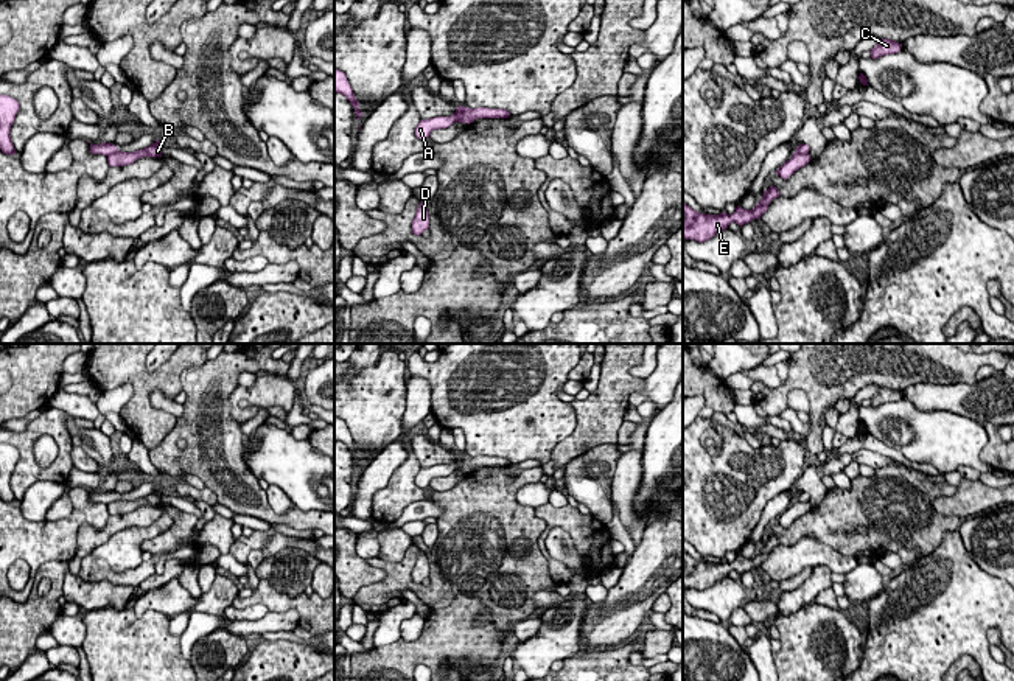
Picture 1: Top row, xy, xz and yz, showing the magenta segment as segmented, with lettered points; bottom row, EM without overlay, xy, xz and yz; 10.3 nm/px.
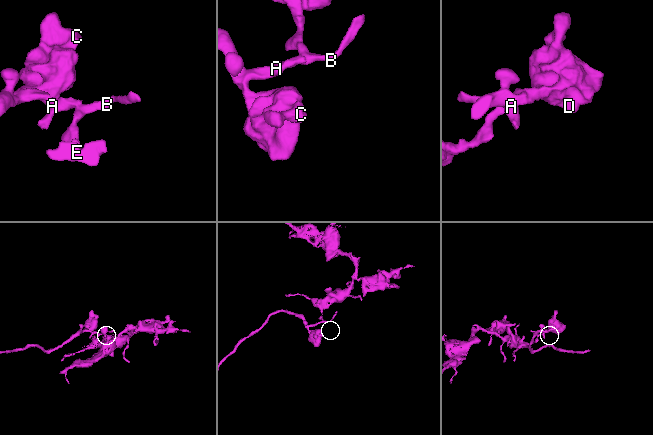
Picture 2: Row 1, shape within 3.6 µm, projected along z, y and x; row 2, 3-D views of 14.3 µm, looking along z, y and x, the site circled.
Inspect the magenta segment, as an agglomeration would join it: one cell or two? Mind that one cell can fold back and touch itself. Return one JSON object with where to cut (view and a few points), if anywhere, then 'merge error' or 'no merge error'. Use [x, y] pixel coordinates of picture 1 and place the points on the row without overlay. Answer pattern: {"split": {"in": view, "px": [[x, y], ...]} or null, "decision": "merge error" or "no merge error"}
{"split": {"in": "xy", "px": [[117, 498], [108, 504]]}, "decision": "merge error"}

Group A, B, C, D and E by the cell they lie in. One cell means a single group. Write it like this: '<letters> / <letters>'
A C D / B E

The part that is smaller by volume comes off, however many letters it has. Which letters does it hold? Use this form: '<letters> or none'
A, C, D

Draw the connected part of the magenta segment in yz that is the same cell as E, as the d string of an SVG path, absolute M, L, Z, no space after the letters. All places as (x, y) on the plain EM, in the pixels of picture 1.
M771 533L768 538L765 538L764 546L753 558L745 558L737 554L733 563L725 560L720 563L698 561L683 550L683 561L686 563L686 568L683 569L683 585L686 588L705 591L717 581L726 578L731 571L742 575L753 568L760 568L760 564L768 558L770 550L779 544L779 538Z

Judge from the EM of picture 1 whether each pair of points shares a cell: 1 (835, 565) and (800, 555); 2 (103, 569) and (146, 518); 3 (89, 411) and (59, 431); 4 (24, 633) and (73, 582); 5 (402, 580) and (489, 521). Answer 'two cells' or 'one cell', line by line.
1: one cell
2: two cells
3: two cells
4: two cells
5: one cell

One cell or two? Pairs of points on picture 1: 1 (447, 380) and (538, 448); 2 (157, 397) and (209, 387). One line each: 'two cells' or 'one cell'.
1: one cell
2: two cells

